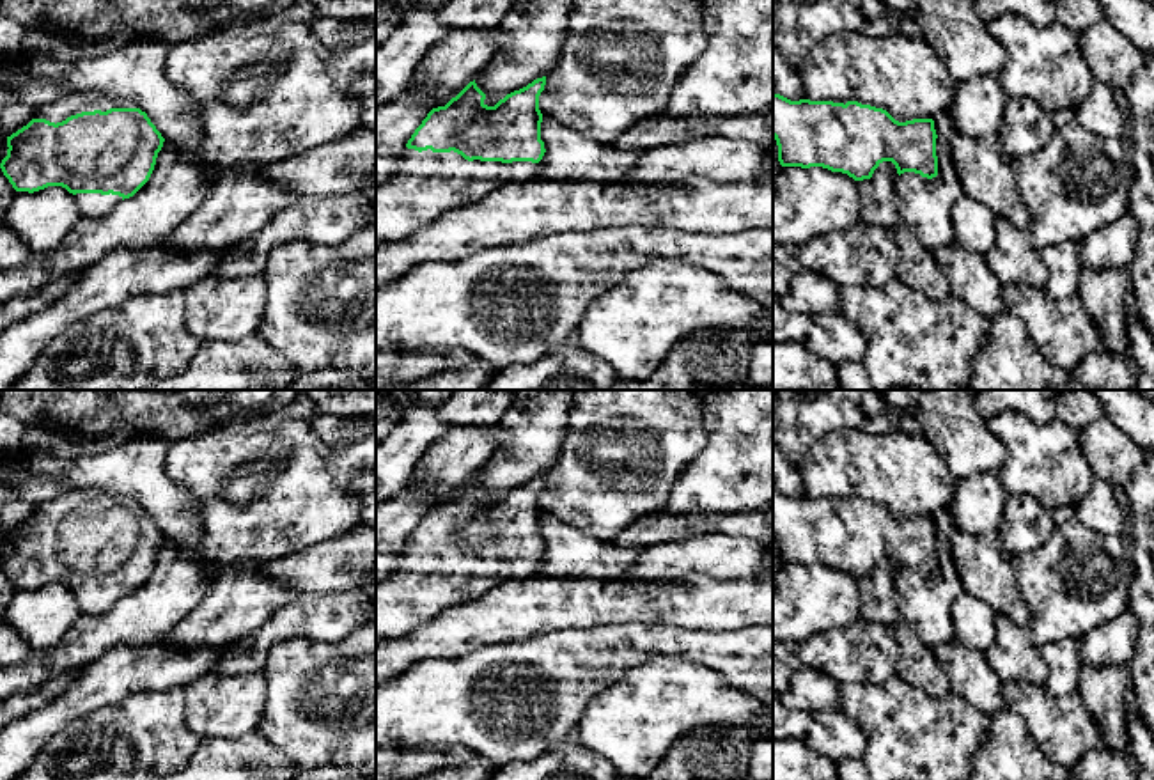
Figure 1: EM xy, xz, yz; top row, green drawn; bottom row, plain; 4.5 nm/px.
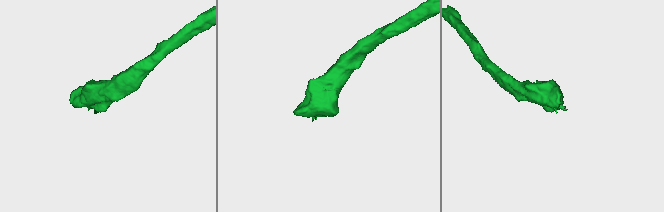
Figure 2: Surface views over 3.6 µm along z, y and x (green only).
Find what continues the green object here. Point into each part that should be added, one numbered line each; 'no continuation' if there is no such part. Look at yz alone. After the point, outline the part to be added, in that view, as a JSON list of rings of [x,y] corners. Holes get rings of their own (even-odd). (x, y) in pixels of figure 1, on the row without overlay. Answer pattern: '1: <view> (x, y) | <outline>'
no continuation

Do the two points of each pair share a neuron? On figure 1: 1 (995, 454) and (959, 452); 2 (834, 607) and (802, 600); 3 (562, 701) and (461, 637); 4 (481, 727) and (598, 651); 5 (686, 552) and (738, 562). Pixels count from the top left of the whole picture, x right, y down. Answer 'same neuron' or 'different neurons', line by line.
1: same neuron
2: same neuron
3: different neurons
4: same neuron
5: same neuron

